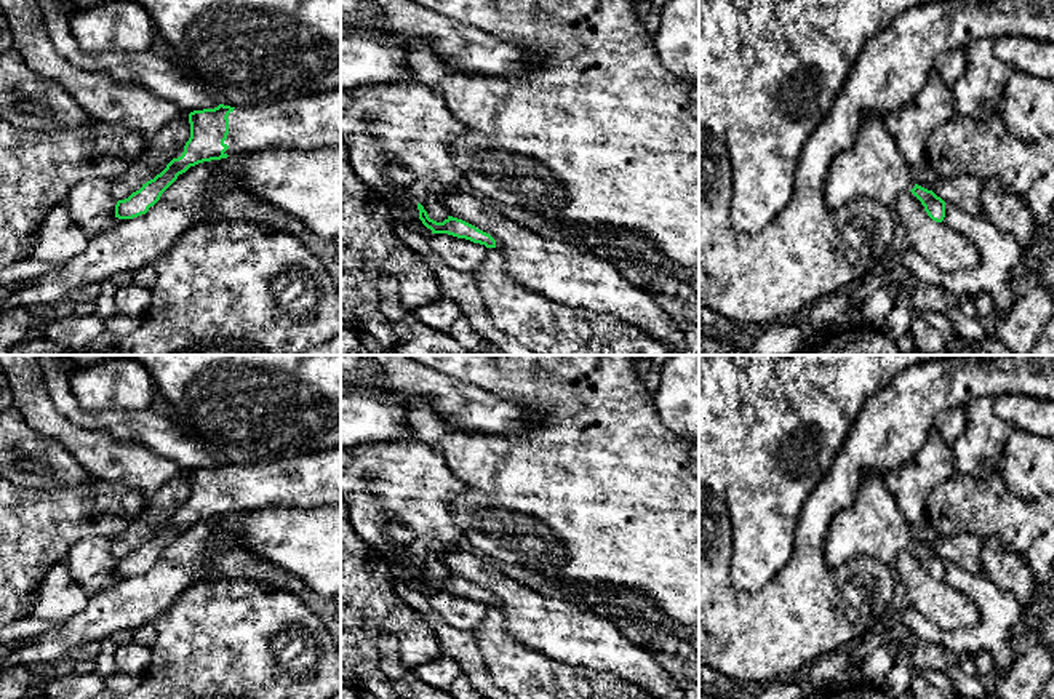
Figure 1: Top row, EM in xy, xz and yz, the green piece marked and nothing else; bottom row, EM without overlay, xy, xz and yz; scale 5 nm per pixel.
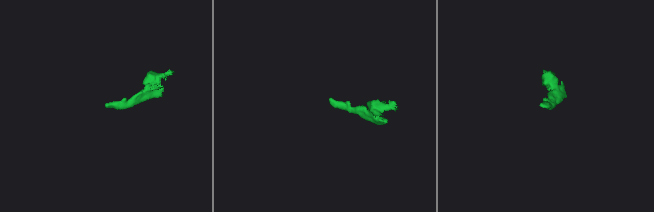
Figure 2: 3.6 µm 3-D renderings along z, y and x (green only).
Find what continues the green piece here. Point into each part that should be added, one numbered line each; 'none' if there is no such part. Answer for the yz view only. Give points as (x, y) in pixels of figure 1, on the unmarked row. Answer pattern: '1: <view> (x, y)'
none

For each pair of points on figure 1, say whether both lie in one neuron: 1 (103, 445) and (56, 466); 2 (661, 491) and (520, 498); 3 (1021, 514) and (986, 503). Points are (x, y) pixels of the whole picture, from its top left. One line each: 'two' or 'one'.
1: two
2: one
3: one

